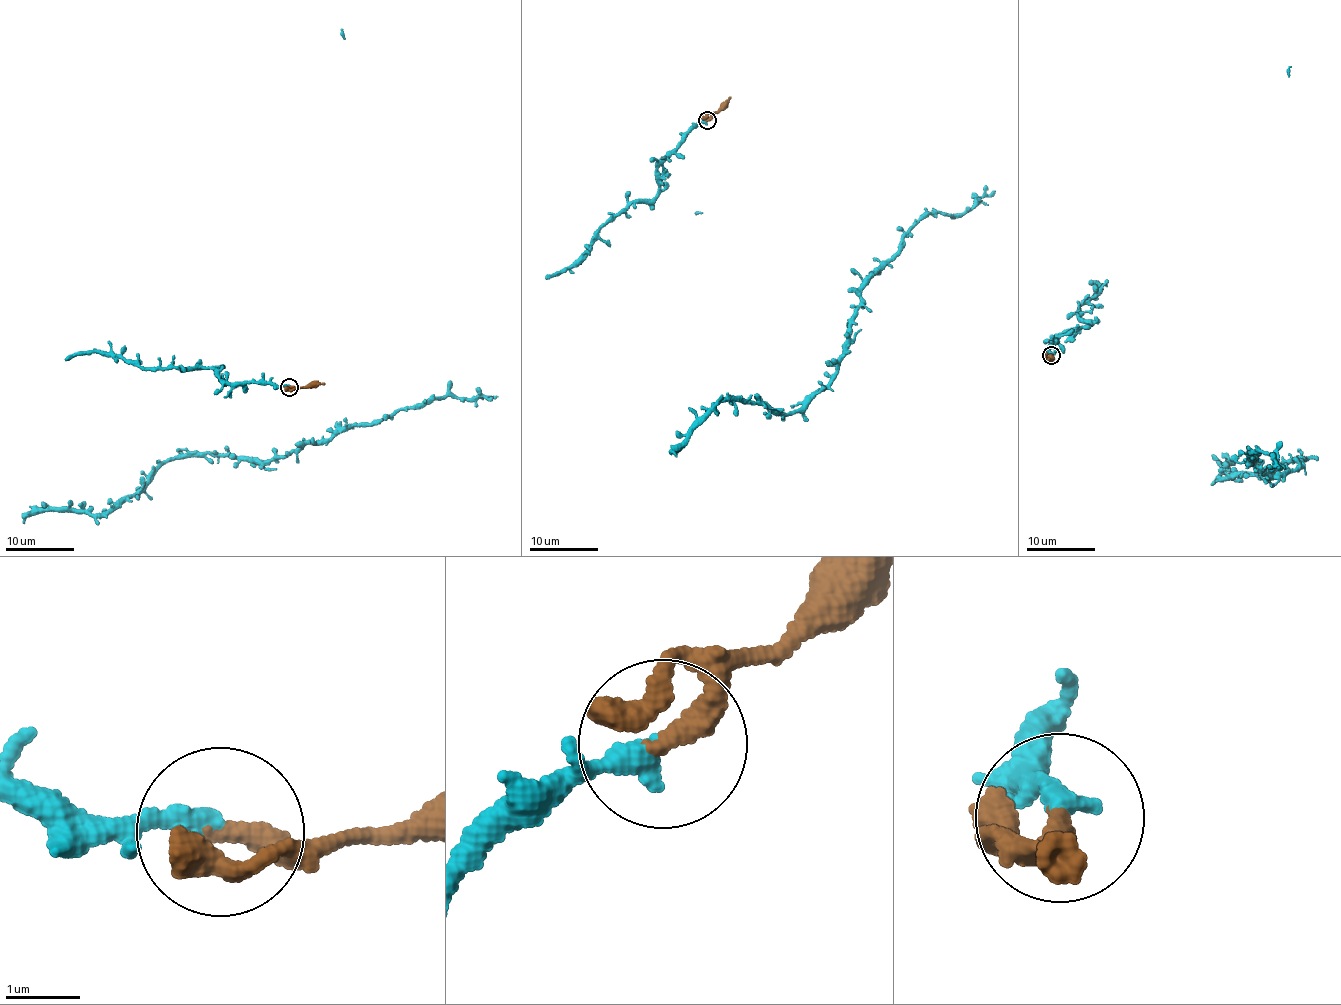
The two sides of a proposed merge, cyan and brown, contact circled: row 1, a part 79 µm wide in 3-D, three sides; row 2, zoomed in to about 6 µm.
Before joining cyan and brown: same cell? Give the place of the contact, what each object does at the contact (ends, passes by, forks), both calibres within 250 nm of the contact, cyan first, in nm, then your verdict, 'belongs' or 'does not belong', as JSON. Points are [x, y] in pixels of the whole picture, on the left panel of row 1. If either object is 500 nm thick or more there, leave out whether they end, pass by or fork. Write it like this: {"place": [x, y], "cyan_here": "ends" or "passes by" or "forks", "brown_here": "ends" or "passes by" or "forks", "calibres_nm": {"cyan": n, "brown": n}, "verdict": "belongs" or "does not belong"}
{"place": [289, 387], "cyan_here": "ends", "brown_here": "ends", "calibres_nm": {"cyan": 320, "brown": 320}, "verdict": "belongs"}

